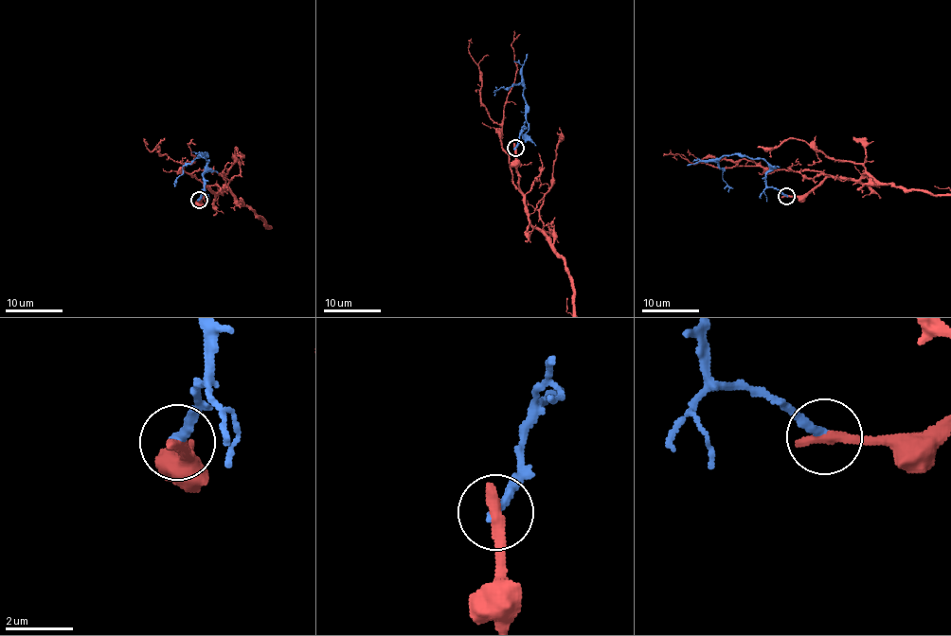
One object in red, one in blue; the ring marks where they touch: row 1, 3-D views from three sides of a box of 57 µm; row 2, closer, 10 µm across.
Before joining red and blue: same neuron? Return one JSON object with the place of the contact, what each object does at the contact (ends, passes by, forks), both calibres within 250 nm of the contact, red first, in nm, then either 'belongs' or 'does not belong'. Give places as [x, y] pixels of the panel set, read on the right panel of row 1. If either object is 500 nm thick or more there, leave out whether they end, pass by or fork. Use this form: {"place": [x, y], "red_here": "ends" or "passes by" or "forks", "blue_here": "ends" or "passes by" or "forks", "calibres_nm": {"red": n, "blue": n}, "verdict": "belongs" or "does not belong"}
{"place": [786, 196], "red_here": "ends", "blue_here": "ends", "calibres_nm": {"red": 400, "blue": 280}, "verdict": "does not belong"}

